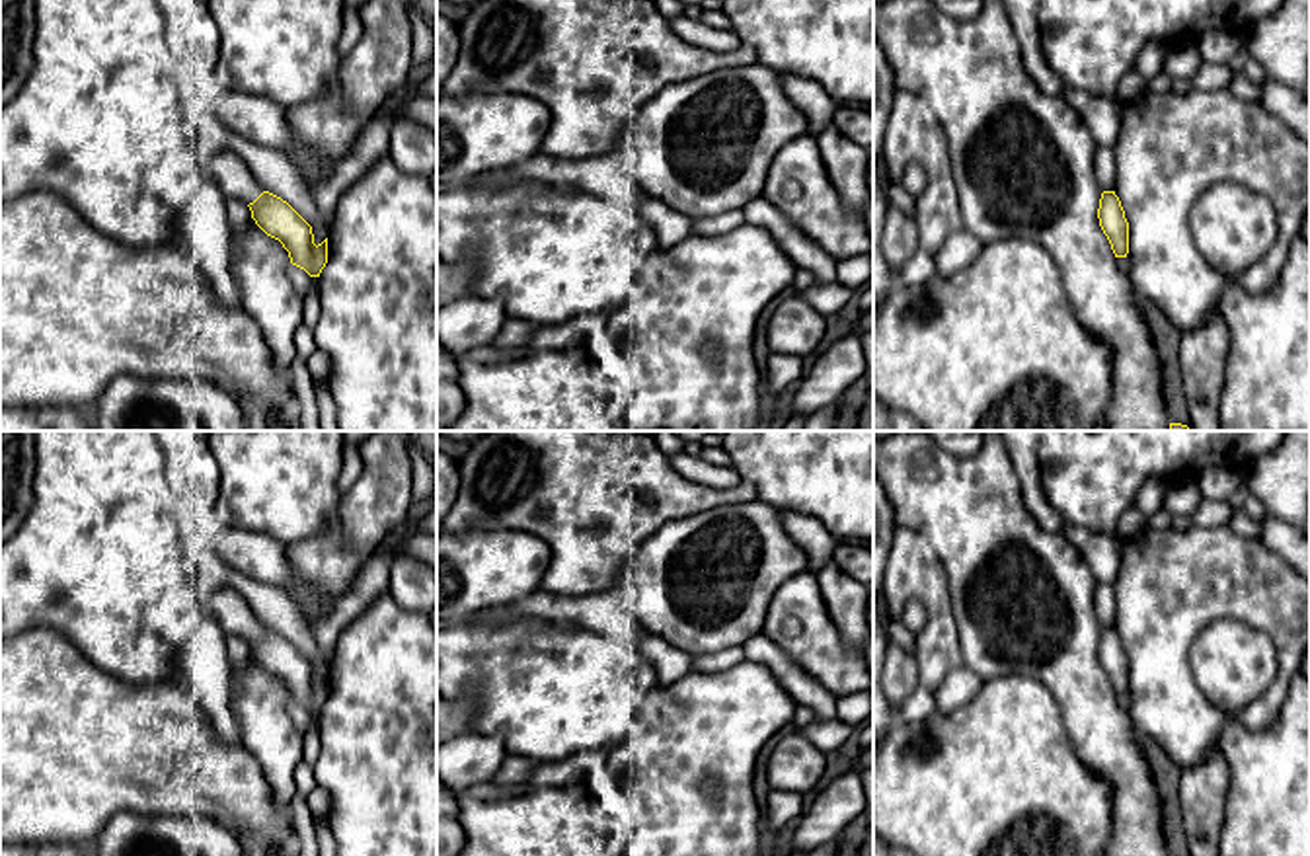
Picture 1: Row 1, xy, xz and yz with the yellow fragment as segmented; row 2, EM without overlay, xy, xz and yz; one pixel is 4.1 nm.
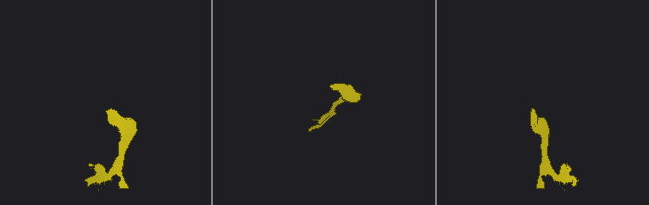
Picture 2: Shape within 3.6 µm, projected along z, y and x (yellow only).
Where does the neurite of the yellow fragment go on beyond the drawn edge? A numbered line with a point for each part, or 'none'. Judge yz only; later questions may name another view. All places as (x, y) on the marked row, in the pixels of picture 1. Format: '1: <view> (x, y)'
none

